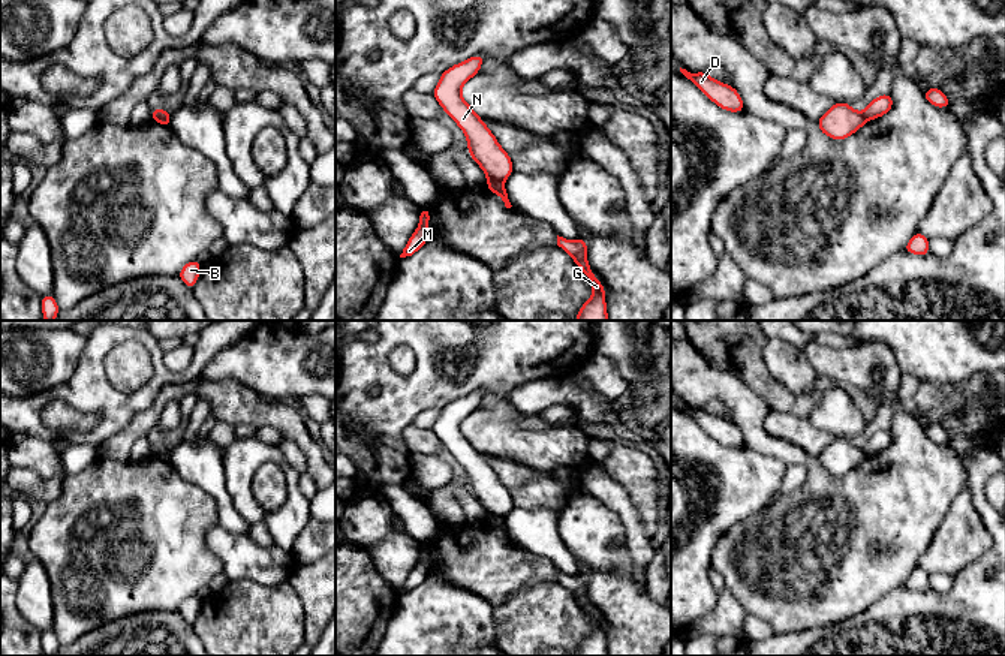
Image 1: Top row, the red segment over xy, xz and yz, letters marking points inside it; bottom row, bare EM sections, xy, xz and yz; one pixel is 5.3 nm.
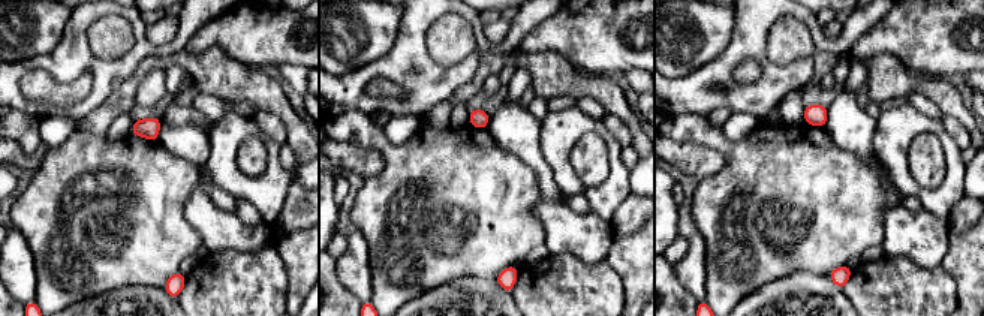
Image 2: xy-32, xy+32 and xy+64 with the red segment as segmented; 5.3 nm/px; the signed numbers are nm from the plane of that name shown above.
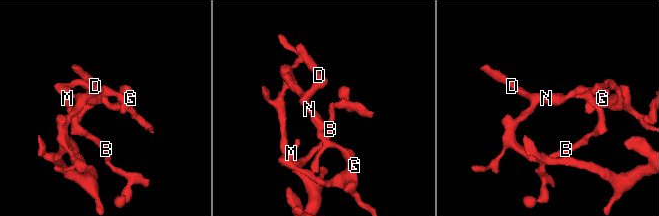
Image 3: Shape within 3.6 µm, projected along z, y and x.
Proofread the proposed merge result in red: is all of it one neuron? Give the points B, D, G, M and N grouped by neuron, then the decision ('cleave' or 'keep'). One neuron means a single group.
groups B G M / D N; cleave

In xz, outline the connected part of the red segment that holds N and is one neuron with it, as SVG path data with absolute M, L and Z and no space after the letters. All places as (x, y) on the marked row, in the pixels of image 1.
M478 54L451 66L440 73L440 79L431 94L443 108L443 112L446 112L466 135L467 151L487 178L505 181L514 172L511 156L500 147L482 118L461 97L463 85L478 75L482 63L484 55Z

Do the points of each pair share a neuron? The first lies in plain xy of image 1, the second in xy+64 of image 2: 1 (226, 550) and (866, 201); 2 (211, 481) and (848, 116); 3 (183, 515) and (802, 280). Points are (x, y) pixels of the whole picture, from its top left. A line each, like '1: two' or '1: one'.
1: two
2: one
3: two

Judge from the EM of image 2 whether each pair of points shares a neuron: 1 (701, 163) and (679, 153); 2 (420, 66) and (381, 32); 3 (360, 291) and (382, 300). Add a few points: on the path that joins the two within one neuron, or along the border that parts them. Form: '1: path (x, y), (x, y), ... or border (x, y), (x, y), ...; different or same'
1: path (695, 160), (685, 158); same
2: border (402, 15), (394, 44), (382, 56), (366, 65); different
3: border (369, 261), (370, 300); different

